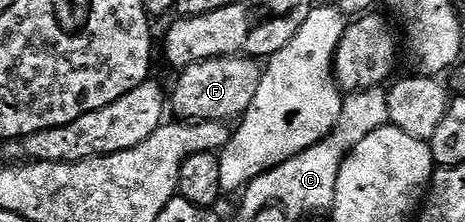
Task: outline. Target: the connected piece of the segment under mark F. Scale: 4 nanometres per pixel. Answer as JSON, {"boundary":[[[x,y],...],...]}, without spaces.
{"boundary":[[[214,57],[208,61],[198,61],[178,74],[175,81],[175,94],[170,94],[169,105],[175,108],[176,118],[187,123],[200,121],[234,122],[246,113],[253,95],[263,78],[263,69],[252,58]]]}

